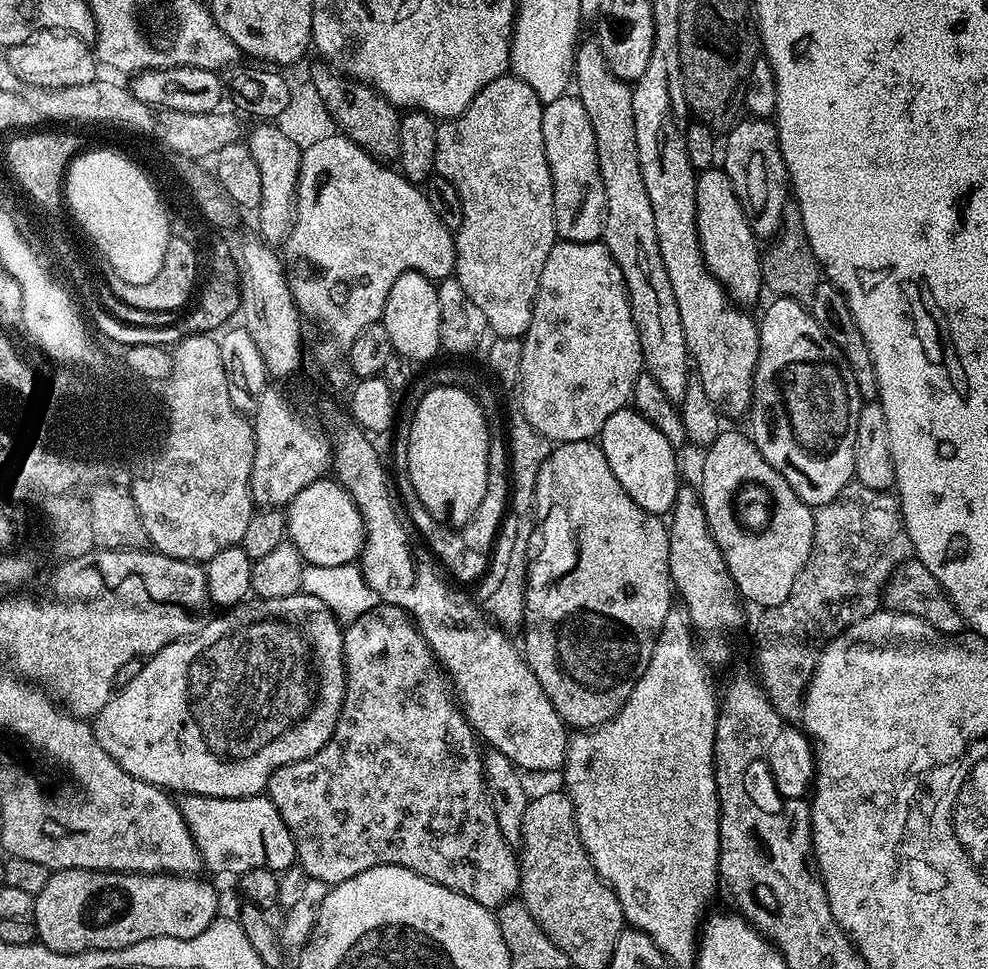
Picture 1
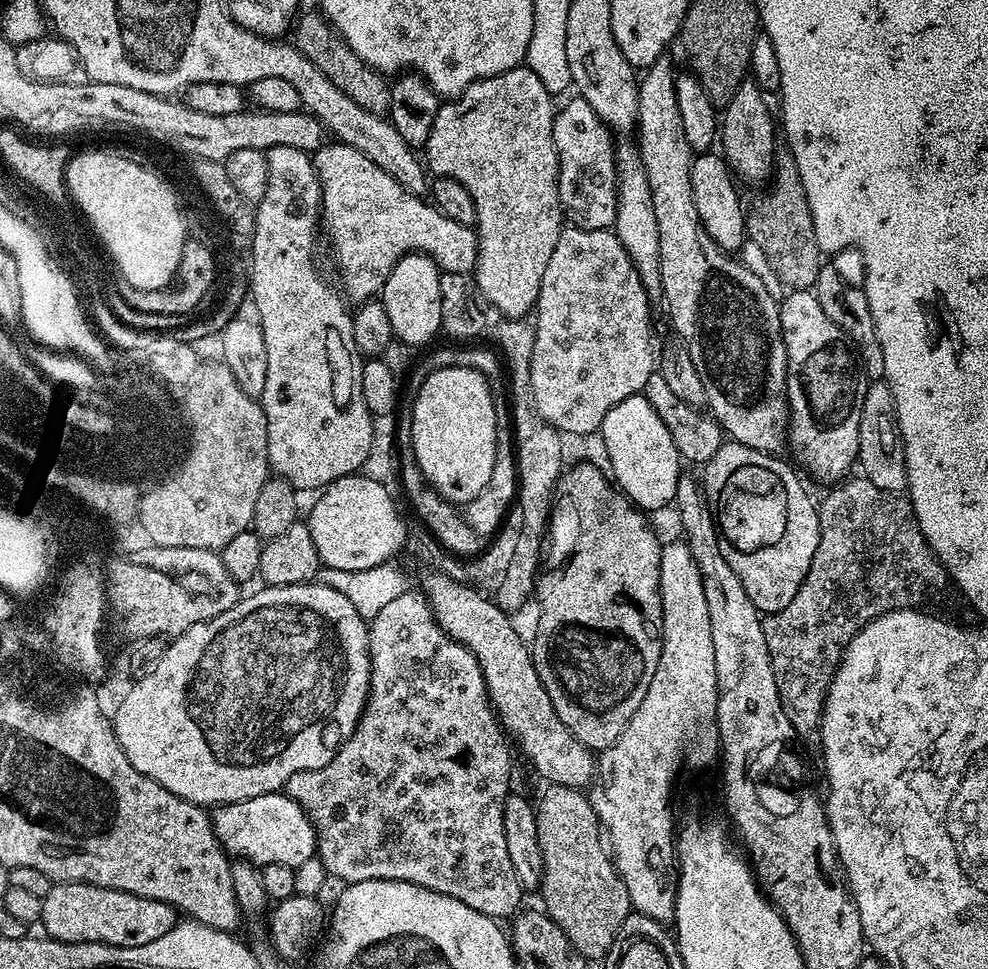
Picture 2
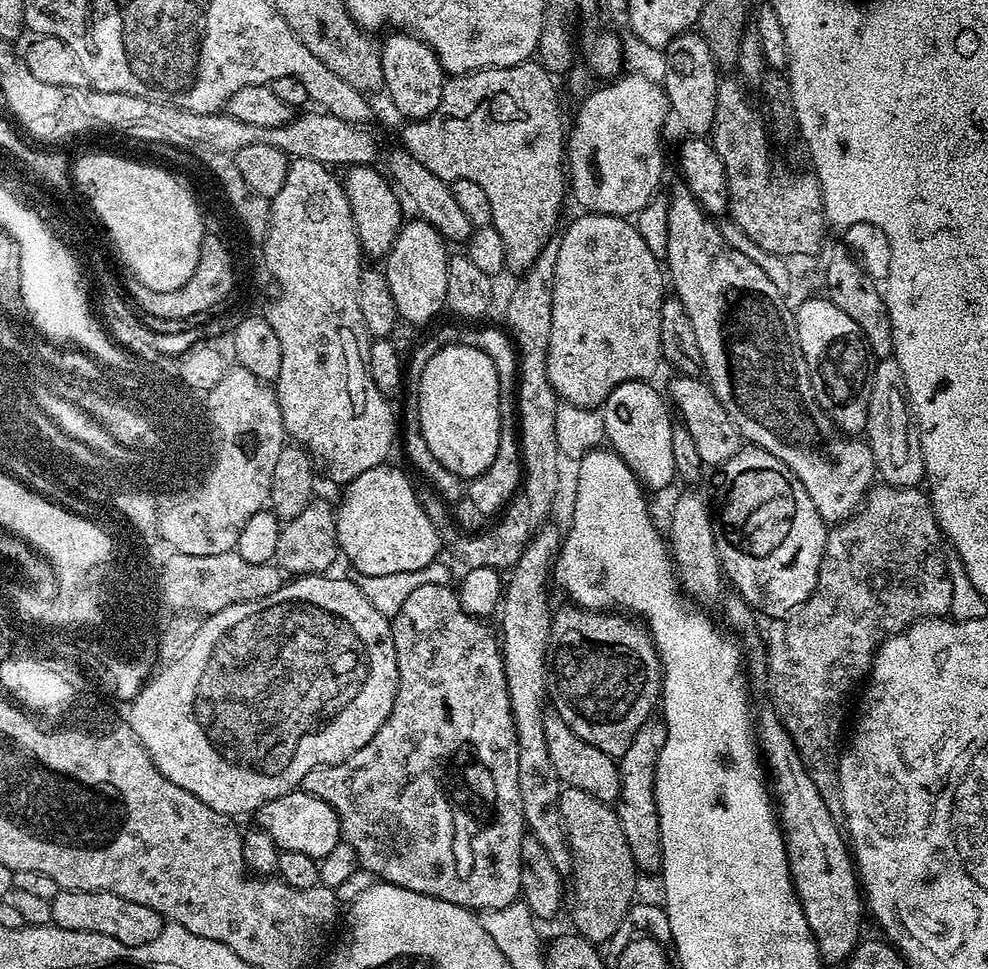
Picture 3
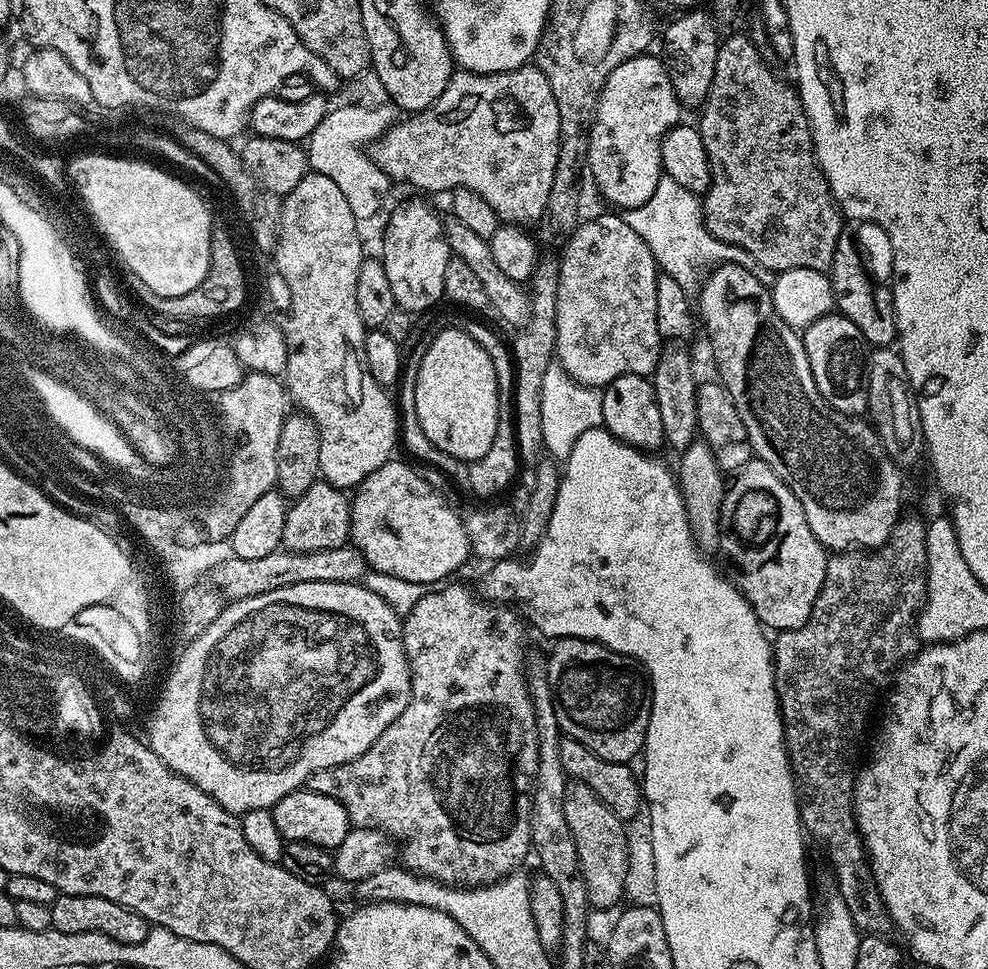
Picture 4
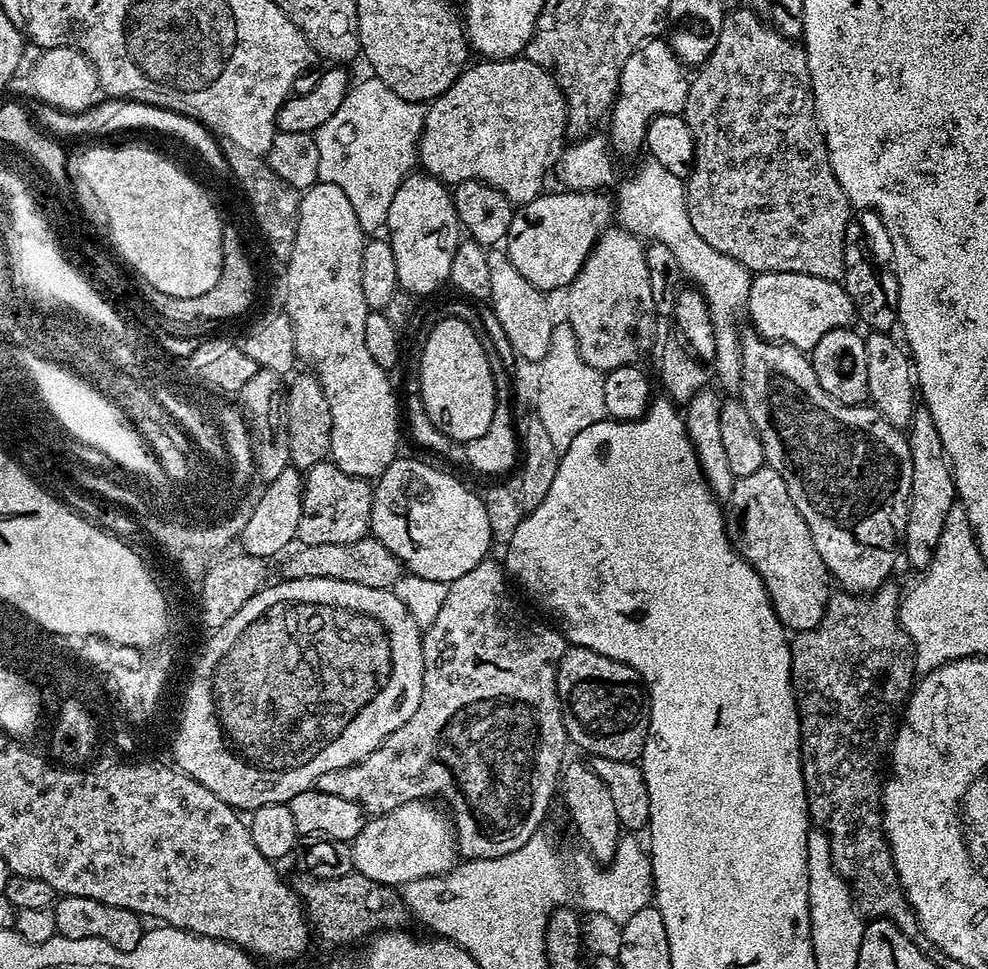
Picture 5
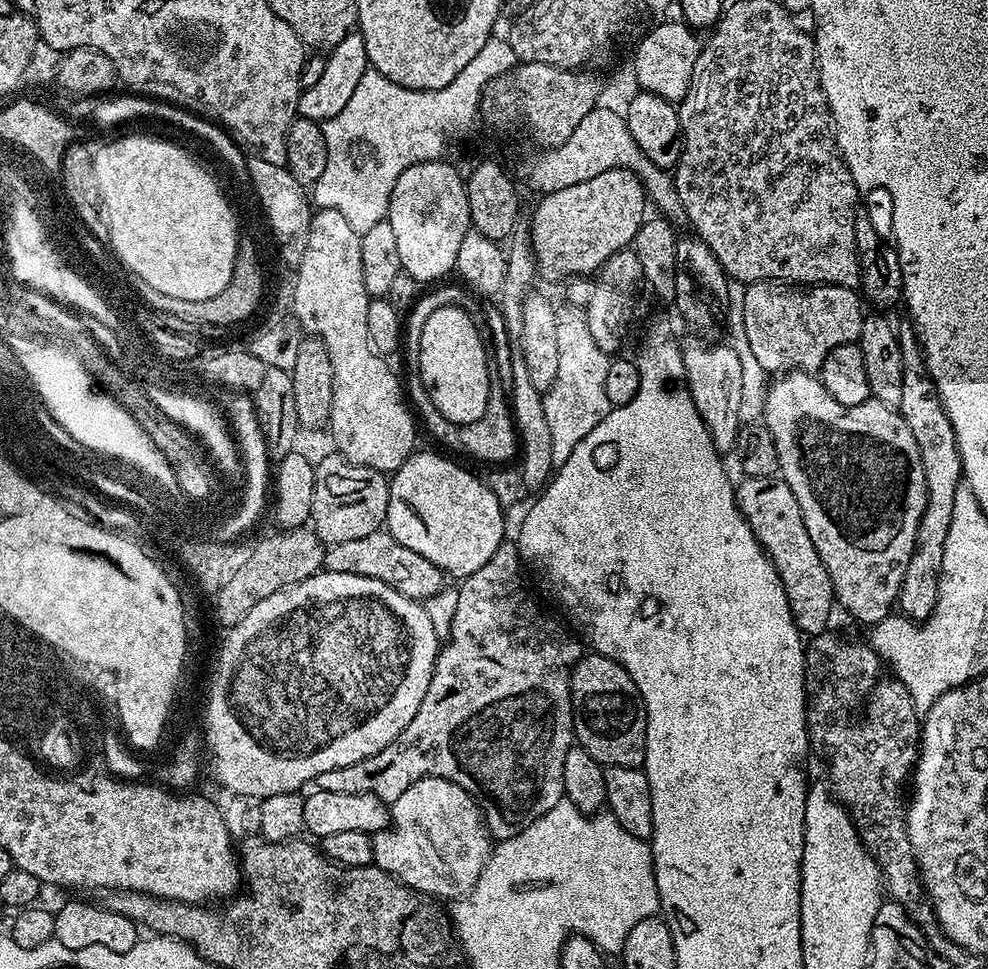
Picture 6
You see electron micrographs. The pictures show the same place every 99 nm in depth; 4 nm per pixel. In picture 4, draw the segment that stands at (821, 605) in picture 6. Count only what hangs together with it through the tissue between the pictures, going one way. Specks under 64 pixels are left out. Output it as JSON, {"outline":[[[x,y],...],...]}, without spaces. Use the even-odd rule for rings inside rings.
{"outline":[[[753,458],[749,460],[745,468],[740,469],[731,477],[730,483],[727,485],[724,494],[724,505],[720,511],[720,543],[718,545],[719,551],[724,551],[726,559],[732,563],[732,568],[736,571],[734,575],[734,583],[740,592],[748,599],[752,604],[752,609],[757,618],[760,619],[761,624],[765,629],[773,630],[777,633],[789,632],[794,630],[798,626],[805,624],[810,618],[810,614],[814,610],[814,602],[818,598],[818,594],[822,590],[822,582],[826,578],[826,570],[828,569],[828,562],[830,559],[829,553],[818,542],[818,538],[814,538],[814,534],[810,530],[810,522],[806,522],[806,514],[802,510],[802,502],[798,502],[798,498],[788,488],[787,484],[781,480],[780,475],[776,471],[764,463],[759,458]]]}

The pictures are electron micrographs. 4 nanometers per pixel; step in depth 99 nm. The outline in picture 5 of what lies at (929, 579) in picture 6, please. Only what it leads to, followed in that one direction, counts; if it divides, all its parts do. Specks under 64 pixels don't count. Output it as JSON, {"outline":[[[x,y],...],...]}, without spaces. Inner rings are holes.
{"outline":[[[917,407],[916,412],[912,415],[912,421],[908,423],[906,435],[910,446],[912,477],[910,478],[906,530],[902,541],[902,556],[903,559],[904,556],[908,559],[910,567],[923,570],[930,566],[930,558],[938,546],[938,534],[942,534],[942,525],[946,522],[946,514],[950,514],[958,497],[948,458],[945,456],[944,447],[938,438],[938,428],[934,426],[934,420],[928,408]]]}

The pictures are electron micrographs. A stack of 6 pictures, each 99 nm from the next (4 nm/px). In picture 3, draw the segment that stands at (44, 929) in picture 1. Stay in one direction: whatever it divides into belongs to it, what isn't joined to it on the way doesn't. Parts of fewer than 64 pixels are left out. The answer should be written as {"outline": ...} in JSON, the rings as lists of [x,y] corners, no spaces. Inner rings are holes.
{"outline":[[[61,891],[52,899],[52,923],[66,930],[82,930],[94,934],[106,934],[122,946],[146,946],[162,934],[166,923],[163,916],[146,906],[138,906],[129,900],[118,898],[109,892]]]}

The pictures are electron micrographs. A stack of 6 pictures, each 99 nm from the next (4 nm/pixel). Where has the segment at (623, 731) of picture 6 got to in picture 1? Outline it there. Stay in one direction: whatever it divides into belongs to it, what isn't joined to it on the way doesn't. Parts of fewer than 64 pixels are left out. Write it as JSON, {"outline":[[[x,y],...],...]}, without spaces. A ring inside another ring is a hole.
{"outline":[[[595,439],[556,444],[549,451],[547,464],[554,478],[553,493],[550,497],[553,505],[550,506],[550,512],[533,527],[528,543],[528,585],[524,591],[522,655],[528,661],[528,668],[534,674],[534,678],[538,678],[542,690],[546,690],[546,698],[550,698],[554,710],[564,719],[565,725],[572,730],[591,730],[614,718],[618,710],[626,706],[630,690],[634,690],[638,678],[642,678],[650,662],[650,654],[654,650],[657,638],[660,637],[660,631],[664,629],[666,614],[673,611],[674,589],[672,576],[668,572],[668,524],[661,517],[642,510],[638,502],[634,502],[630,494],[622,490],[622,482],[614,478],[614,470],[610,470],[610,462],[606,462],[606,454]]]}

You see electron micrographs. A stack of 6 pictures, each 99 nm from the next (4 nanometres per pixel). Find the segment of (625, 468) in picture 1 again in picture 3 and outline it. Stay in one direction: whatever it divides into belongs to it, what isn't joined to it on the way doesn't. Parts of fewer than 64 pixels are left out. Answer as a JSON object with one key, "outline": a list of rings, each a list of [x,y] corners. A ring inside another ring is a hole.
{"outline":[[[647,380],[622,382],[604,400],[604,438],[607,447],[626,462],[645,489],[664,488],[671,480],[677,479],[674,453],[670,447],[670,434],[674,422],[670,404],[665,393]]]}

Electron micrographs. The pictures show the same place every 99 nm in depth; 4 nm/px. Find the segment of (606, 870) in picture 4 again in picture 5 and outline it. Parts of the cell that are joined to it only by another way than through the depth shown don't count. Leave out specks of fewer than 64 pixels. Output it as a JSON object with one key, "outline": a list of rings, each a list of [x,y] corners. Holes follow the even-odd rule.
{"outline":[[[565,763],[558,781],[558,796],[559,799],[564,799],[564,808],[572,815],[572,824],[576,827],[581,842],[588,847],[587,855],[597,865],[607,865],[621,842],[622,829],[618,813],[614,811],[614,798],[610,798],[610,790],[606,790],[602,778],[598,778],[598,774],[594,774],[587,763]]]}

